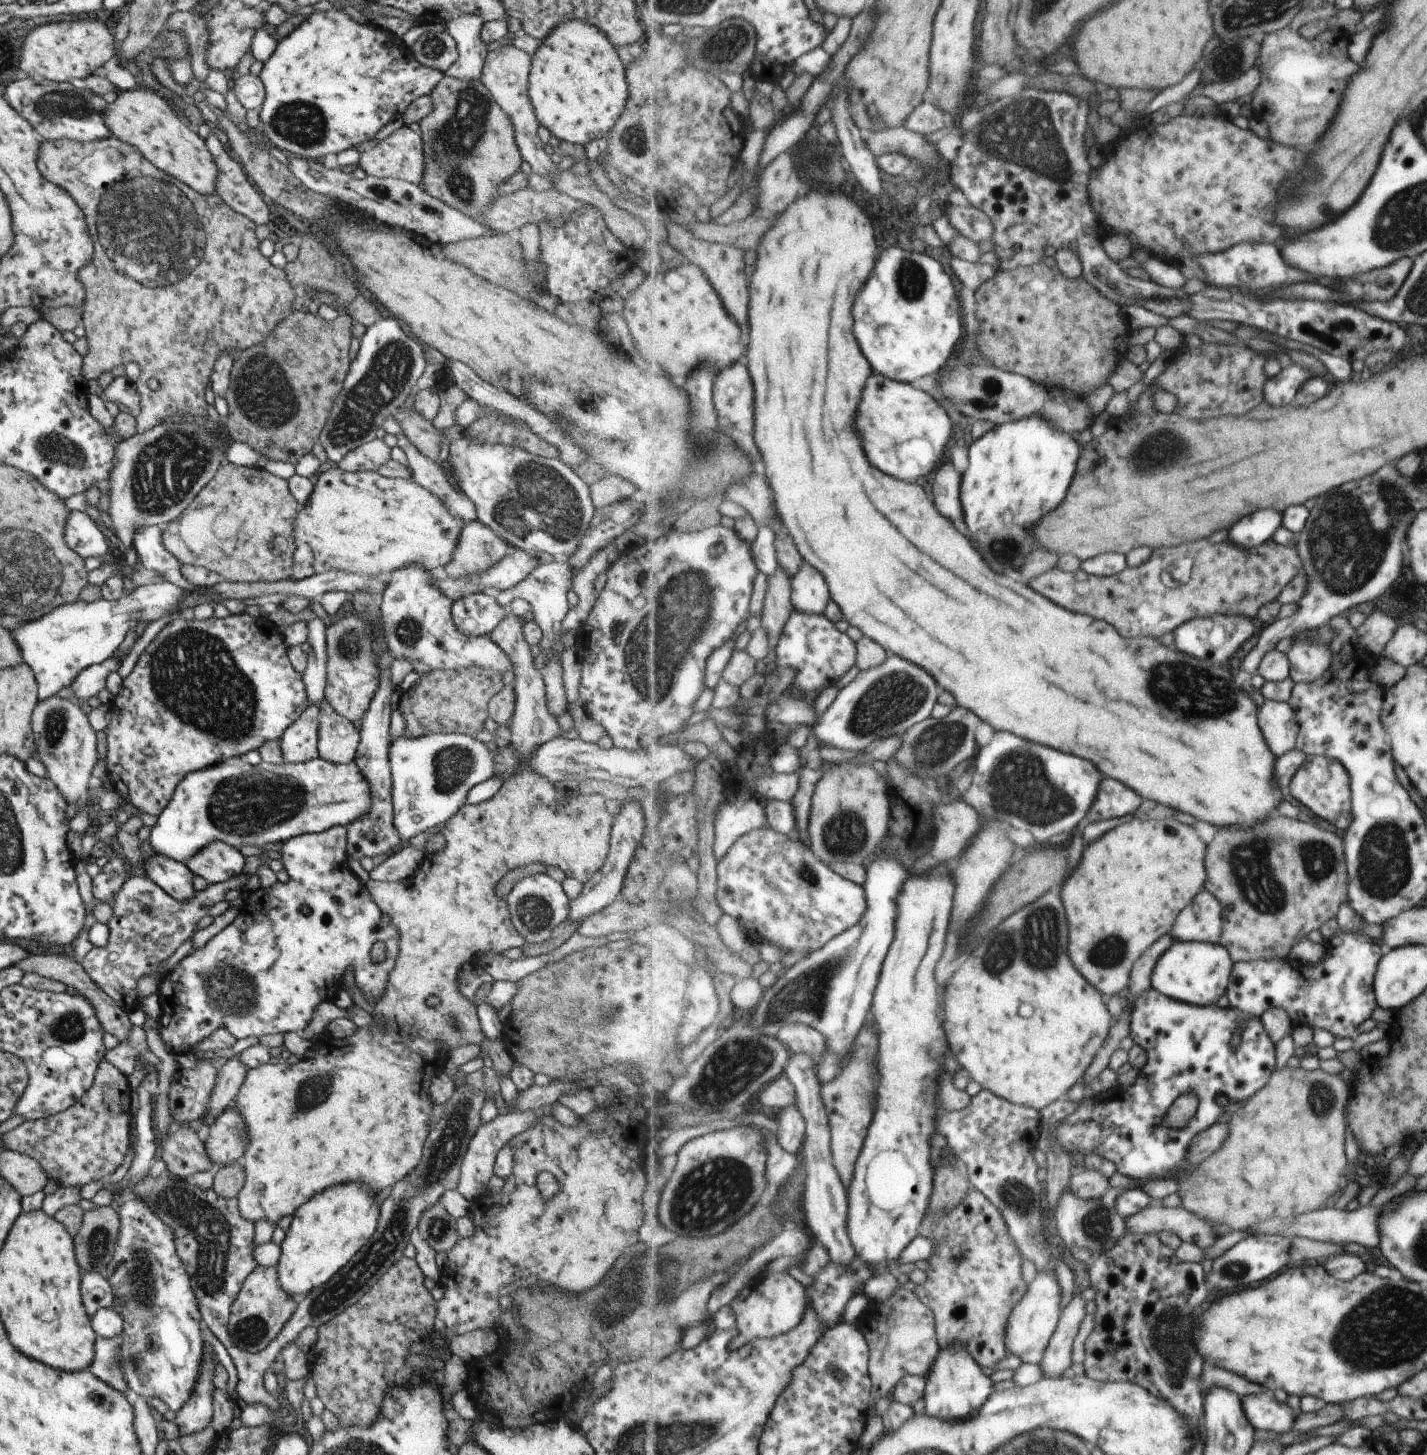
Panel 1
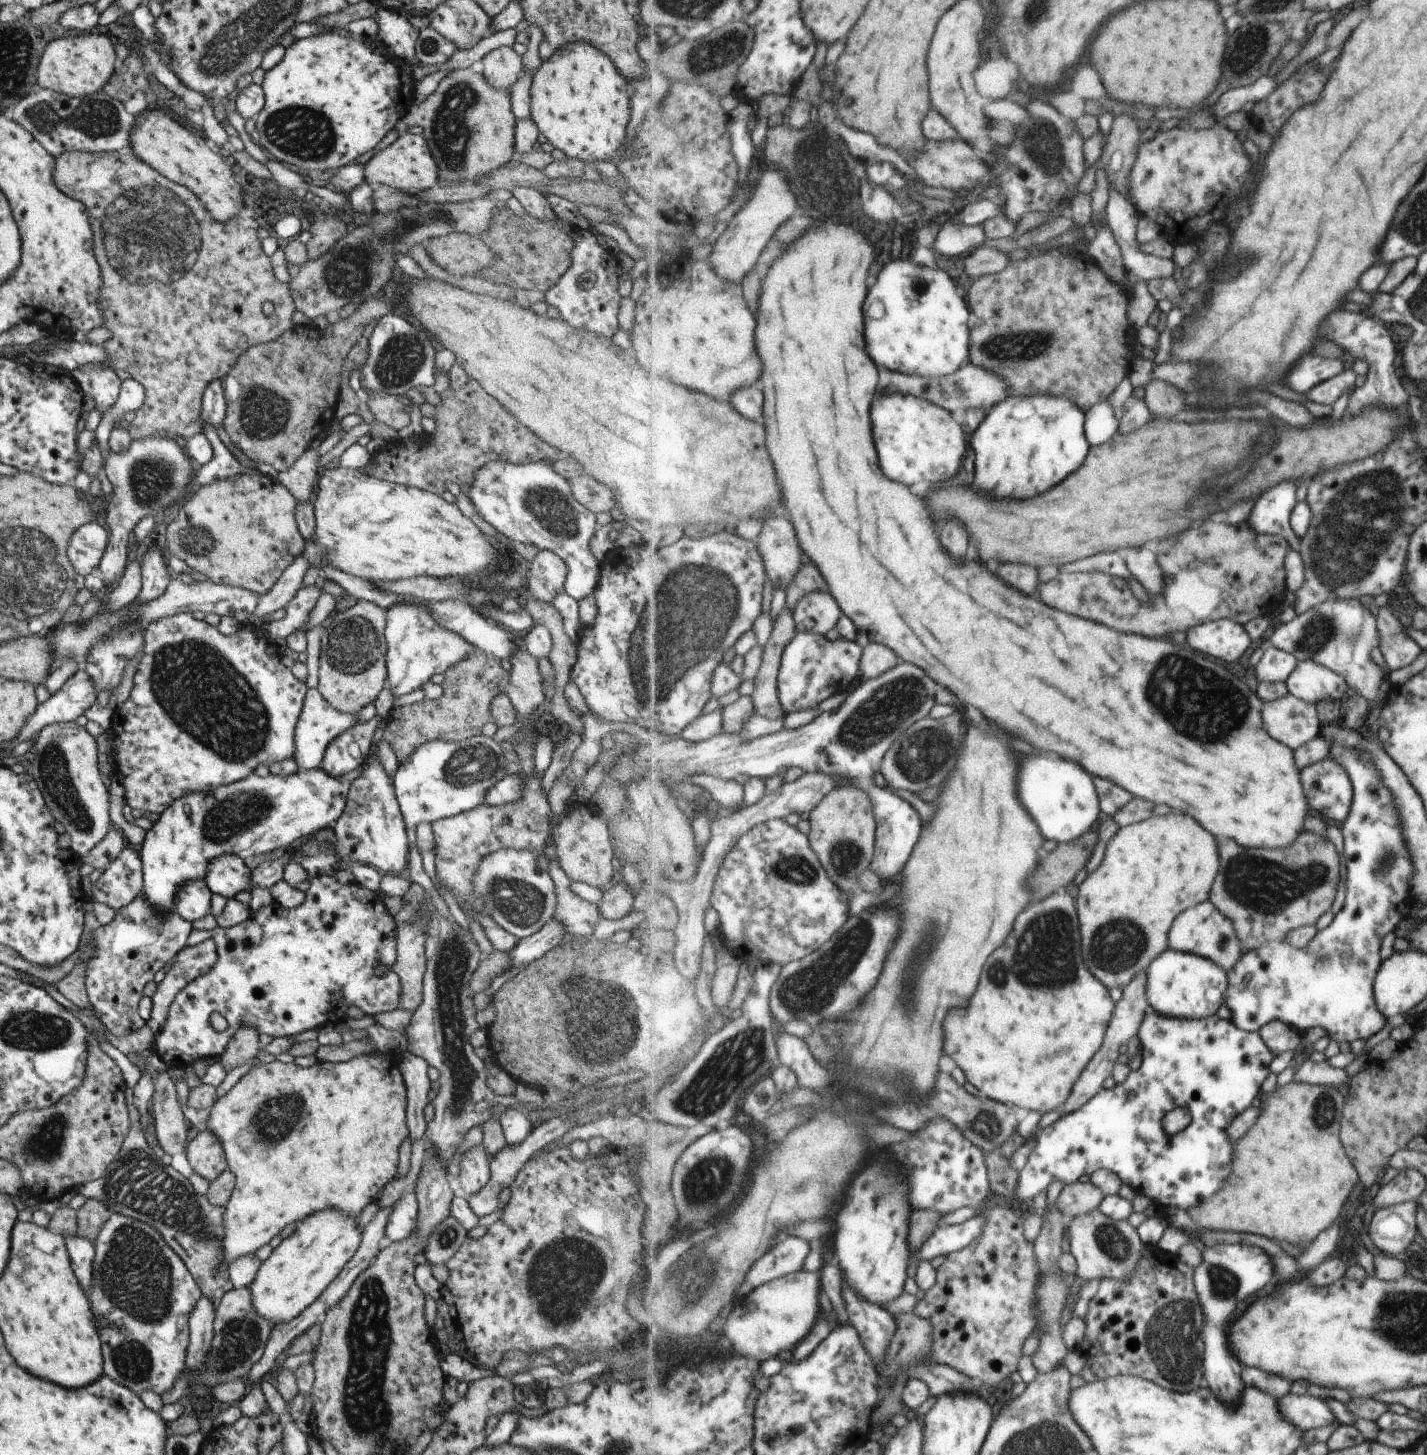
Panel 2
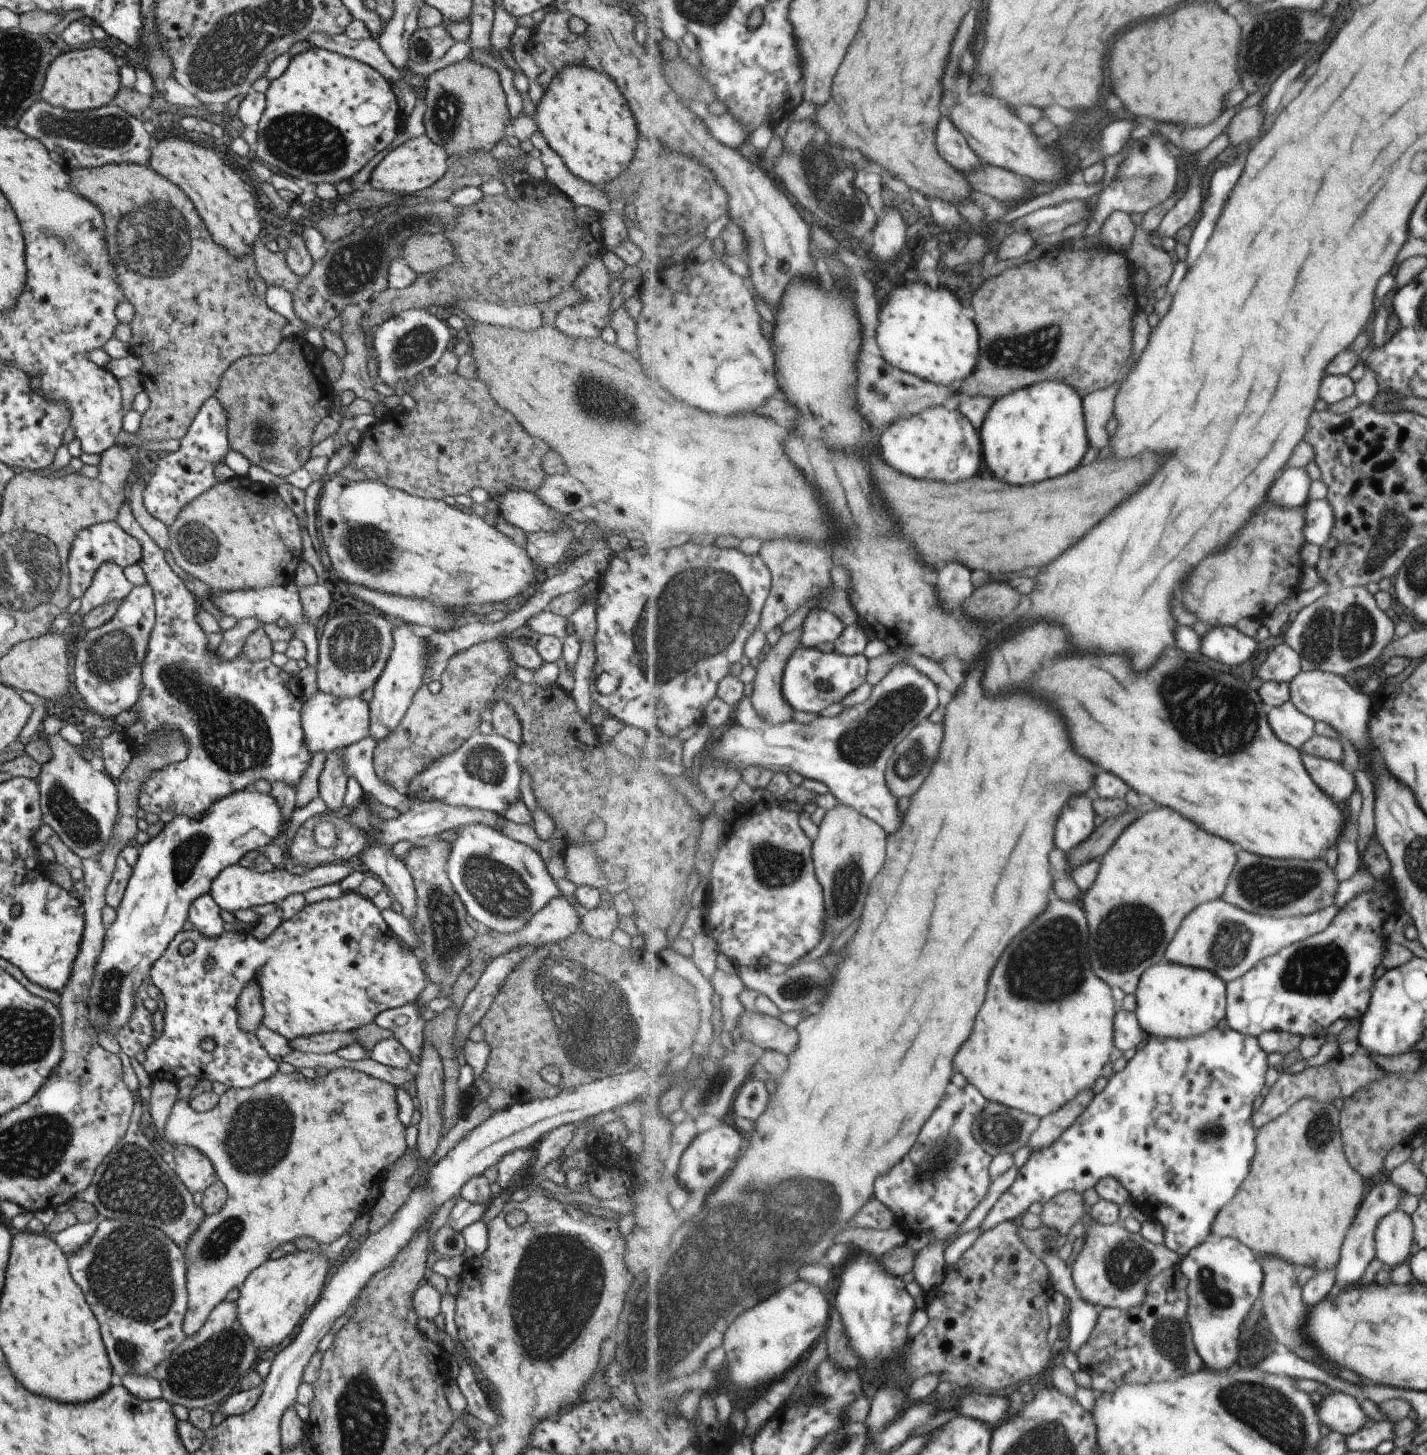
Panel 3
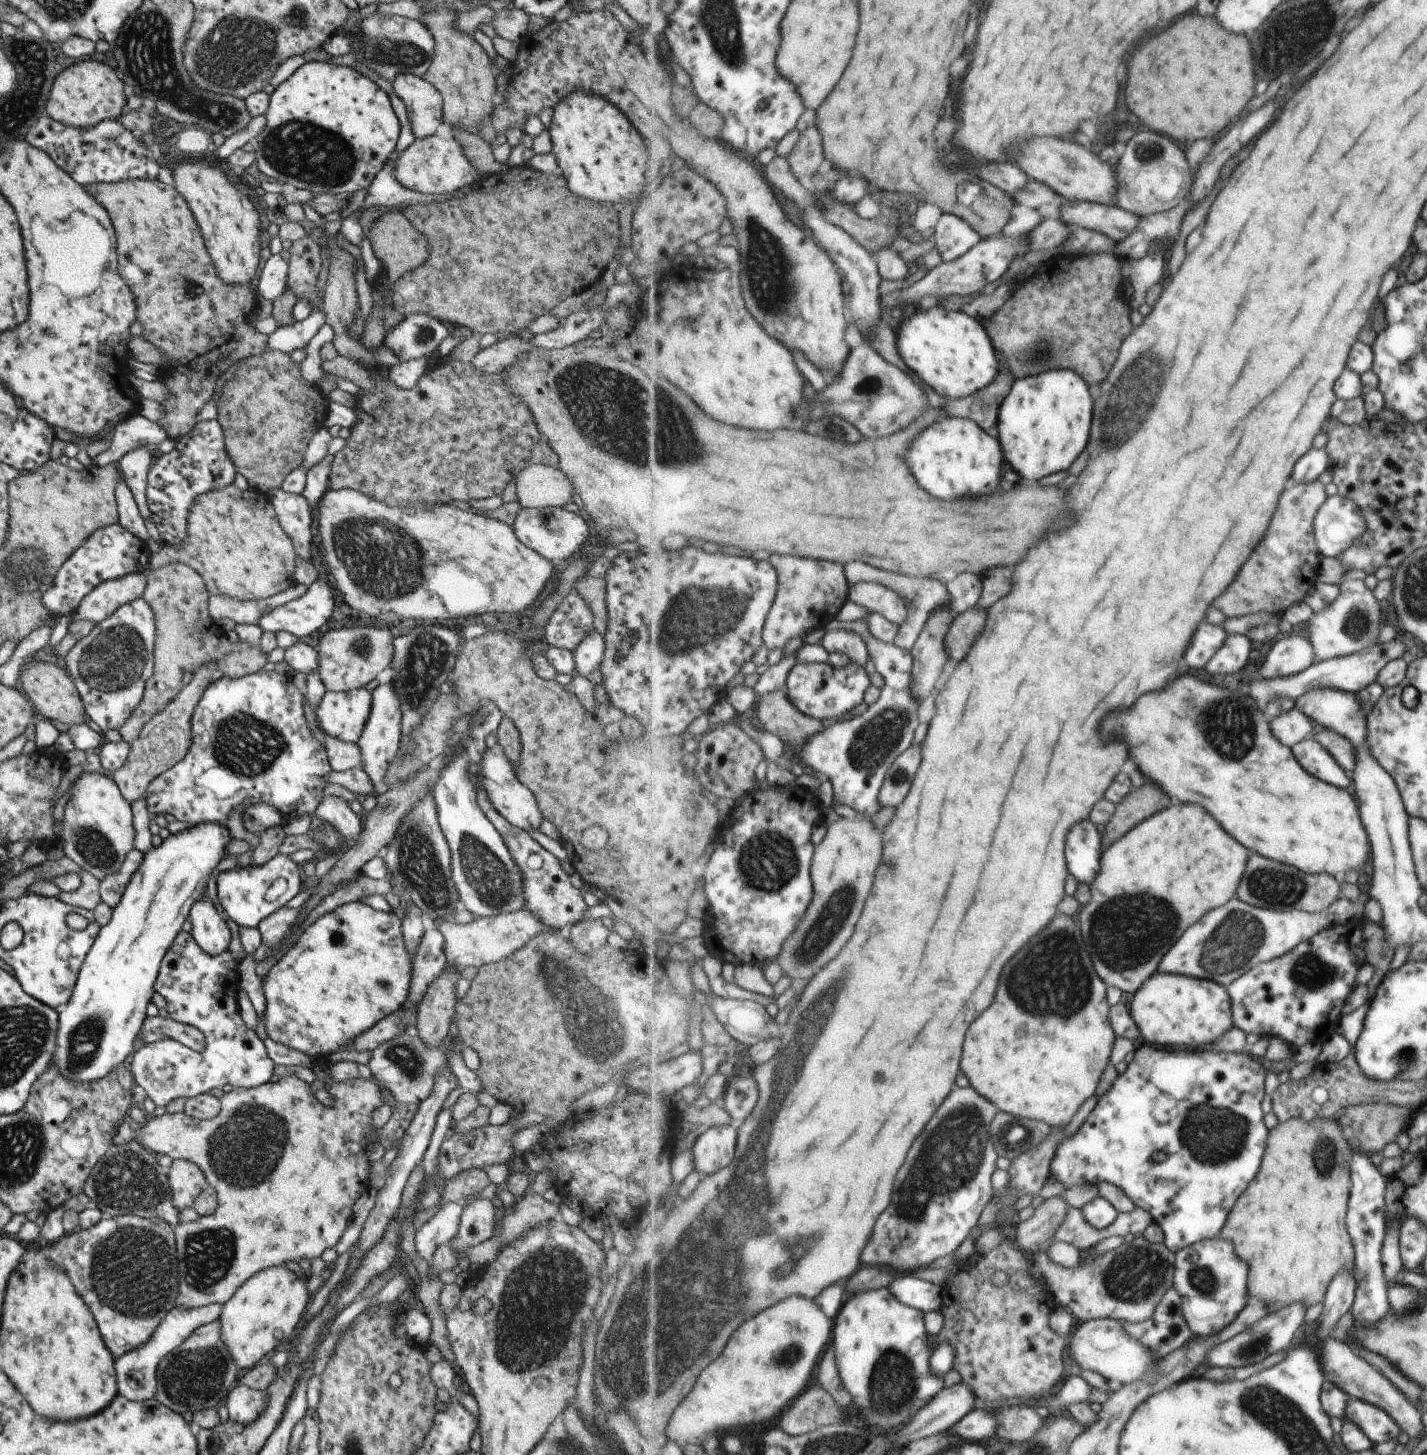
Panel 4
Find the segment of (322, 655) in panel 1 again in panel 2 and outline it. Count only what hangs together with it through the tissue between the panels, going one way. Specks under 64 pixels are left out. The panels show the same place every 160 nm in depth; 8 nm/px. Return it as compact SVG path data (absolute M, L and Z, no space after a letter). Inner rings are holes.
M318 583L310 587L300 584L295 596L284 607L285 616L280 621L266 623L267 638L273 640L295 631L305 631L311 608L321 591Z

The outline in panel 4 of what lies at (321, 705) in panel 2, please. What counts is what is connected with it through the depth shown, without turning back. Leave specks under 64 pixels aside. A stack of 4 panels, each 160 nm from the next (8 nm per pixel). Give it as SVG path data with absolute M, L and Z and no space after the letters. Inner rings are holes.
M359 687L347 692L325 691L314 708L318 728L329 738L356 744L369 714L371 693Z

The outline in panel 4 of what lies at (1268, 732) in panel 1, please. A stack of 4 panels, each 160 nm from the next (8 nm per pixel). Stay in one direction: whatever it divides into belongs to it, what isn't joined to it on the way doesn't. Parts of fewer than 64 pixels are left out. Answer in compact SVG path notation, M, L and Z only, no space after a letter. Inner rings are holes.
M1296 706L1289 712L1273 716L1270 722L1274 735L1287 746L1294 747L1311 737L1311 717Z

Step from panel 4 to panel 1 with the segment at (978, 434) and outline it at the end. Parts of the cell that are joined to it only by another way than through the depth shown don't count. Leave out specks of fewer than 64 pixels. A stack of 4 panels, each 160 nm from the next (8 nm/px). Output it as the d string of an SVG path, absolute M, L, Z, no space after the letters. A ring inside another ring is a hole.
M873 374L863 390L863 400L857 410L857 432L861 434L867 458L885 474L915 482L927 476L943 462L945 448L951 440L953 424L945 408L929 390L913 388L910 383Z

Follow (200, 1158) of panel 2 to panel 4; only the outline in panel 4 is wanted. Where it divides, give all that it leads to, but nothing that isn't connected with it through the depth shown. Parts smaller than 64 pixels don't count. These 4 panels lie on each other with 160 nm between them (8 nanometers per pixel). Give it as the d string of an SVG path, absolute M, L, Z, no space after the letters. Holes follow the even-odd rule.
M173 1159L171 1166L166 1169L166 1177L172 1192L172 1205L180 1212L186 1206L192 1206L197 1195L207 1186L208 1182L203 1176L202 1170L191 1161Z

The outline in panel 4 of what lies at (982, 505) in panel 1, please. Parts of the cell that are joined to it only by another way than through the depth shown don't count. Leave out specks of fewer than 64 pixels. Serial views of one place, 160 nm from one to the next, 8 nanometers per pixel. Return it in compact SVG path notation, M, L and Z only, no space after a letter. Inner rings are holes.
M1055 370L1020 379L1012 386L998 414L996 425L1004 459L1027 480L1041 480L1069 470L1089 444L1095 408L1089 384L1077 371Z

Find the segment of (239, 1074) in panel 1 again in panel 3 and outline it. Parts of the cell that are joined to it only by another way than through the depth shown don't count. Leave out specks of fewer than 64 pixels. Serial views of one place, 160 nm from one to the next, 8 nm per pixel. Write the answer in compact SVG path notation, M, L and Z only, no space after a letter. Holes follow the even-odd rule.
M249 980L236 999L237 1024L245 1032L255 1033L255 1028L262 1024L261 992L255 980Z

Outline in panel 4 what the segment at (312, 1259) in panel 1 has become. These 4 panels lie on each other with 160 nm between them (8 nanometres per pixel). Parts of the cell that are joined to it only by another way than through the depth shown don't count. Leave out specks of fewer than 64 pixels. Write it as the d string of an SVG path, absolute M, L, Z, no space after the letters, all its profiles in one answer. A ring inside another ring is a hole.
M283 1265L267 1267L250 1276L222 1304L217 1318L220 1322L220 1337L238 1368L252 1369L253 1364L269 1350L281 1343L287 1344L295 1335L309 1305L308 1279L309 1276L296 1276Z

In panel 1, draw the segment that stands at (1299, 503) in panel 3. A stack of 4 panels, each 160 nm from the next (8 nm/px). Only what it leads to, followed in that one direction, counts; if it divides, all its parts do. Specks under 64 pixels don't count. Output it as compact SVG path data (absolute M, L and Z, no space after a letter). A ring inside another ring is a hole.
M1263 510L1243 518L1243 522L1237 522L1231 528L1229 538L1241 548L1252 549L1271 539L1274 532L1283 525L1282 522L1279 512Z

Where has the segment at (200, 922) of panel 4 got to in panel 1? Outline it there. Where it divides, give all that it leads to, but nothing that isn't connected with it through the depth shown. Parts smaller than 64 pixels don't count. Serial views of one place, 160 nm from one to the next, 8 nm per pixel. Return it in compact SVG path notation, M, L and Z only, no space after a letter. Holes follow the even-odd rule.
M153 852L142 853L139 871L176 901L194 897L192 872L182 862Z

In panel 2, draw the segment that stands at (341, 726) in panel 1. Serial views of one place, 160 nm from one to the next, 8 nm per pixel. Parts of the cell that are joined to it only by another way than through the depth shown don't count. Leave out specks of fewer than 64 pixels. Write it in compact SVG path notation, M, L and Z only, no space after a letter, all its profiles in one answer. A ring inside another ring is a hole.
M375 712L366 723L353 725L335 735L327 743L319 767L335 778L361 765L370 748L371 736L381 719Z

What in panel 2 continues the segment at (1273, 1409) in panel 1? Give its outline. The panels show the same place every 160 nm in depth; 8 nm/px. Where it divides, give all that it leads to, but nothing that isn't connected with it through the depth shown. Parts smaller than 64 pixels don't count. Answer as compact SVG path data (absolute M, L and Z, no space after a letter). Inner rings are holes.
M1286 1394L1281 1397L1278 1411L1303 1432L1319 1426L1327 1426L1334 1416L1323 1399L1308 1395Z

